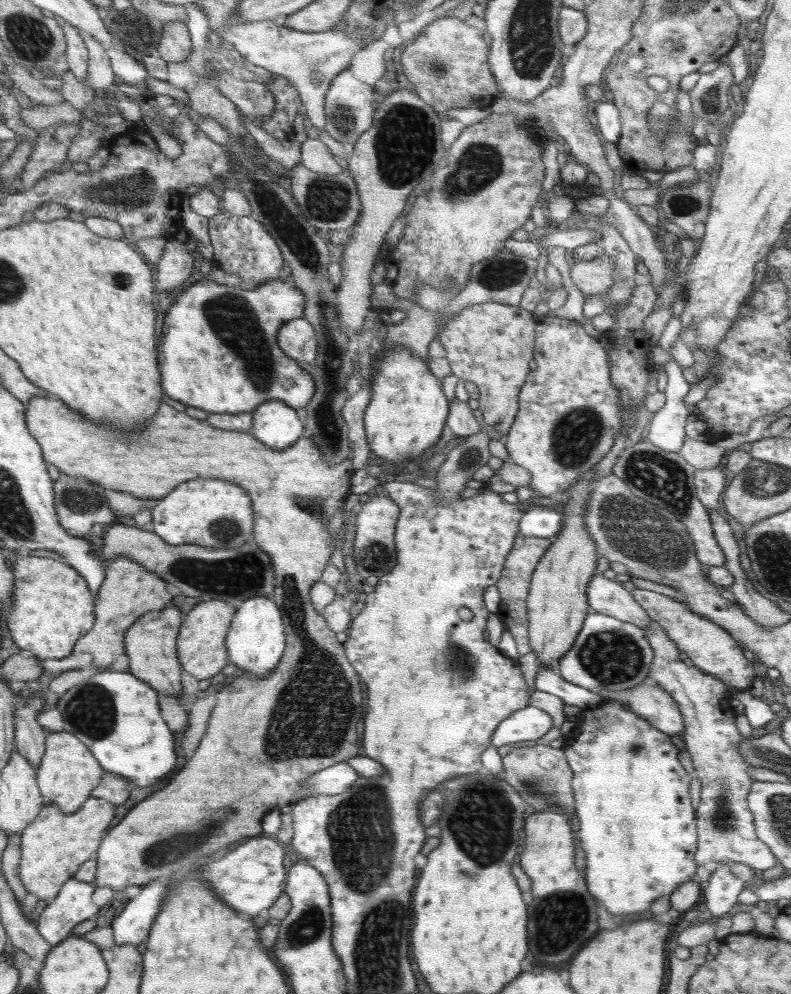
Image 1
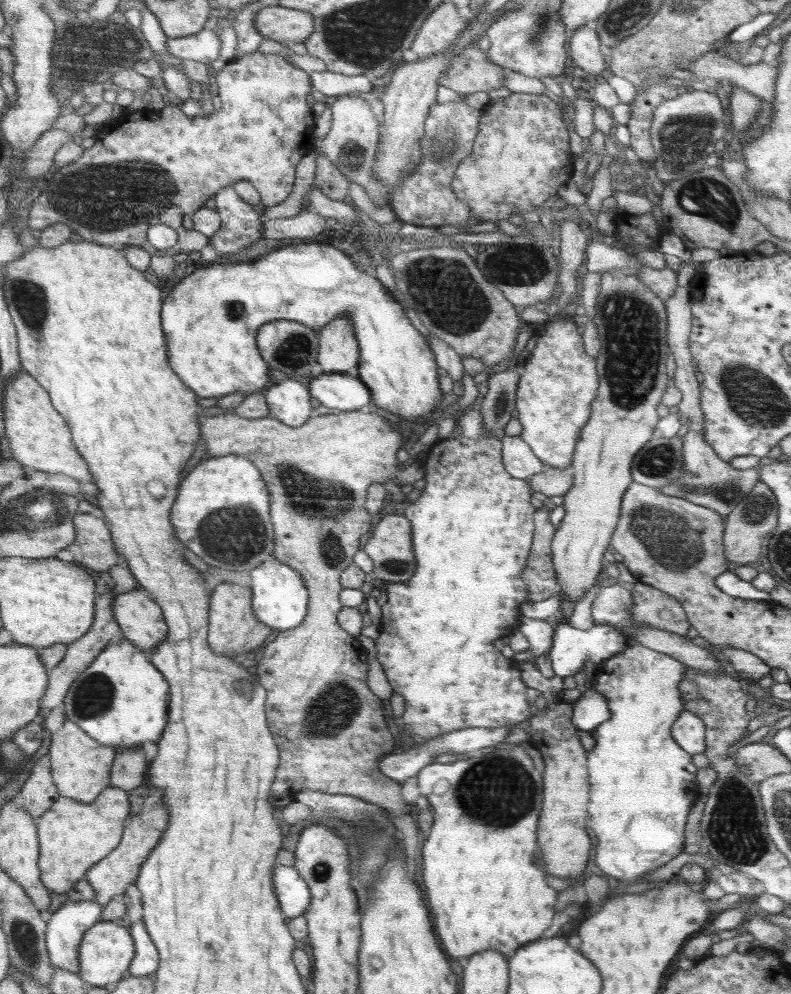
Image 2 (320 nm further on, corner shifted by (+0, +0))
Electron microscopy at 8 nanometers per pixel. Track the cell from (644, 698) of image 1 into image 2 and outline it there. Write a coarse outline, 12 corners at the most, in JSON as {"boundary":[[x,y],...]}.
{"boundary":[[686,710],[671,726],[688,753],[705,754],[705,724]]}

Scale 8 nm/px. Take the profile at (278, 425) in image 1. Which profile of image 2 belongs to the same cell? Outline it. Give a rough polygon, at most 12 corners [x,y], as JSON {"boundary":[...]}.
{"boundary":[[273,381],[264,392],[269,417],[298,428],[311,418],[308,387]]}

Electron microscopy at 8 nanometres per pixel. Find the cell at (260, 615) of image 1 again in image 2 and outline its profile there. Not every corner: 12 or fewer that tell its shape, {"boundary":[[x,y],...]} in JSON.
{"boundary":[[274,556],[250,571],[252,608],[271,632],[304,622],[304,579]]}

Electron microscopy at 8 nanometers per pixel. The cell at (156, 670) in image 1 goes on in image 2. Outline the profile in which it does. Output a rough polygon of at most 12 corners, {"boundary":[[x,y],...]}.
{"boundary":[[143,590],[116,593],[126,640],[148,655],[168,638],[162,608]]}

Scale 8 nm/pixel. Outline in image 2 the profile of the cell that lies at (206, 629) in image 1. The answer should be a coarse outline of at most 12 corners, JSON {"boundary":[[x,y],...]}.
{"boundary":[[220,583],[211,592],[213,651],[243,657],[271,630],[257,619],[250,587]]}

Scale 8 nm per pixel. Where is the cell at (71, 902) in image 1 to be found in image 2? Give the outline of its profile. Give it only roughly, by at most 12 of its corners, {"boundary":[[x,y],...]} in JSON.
{"boundary":[[66,900],[48,921],[51,964],[78,974],[79,947],[102,920],[96,901]]}

